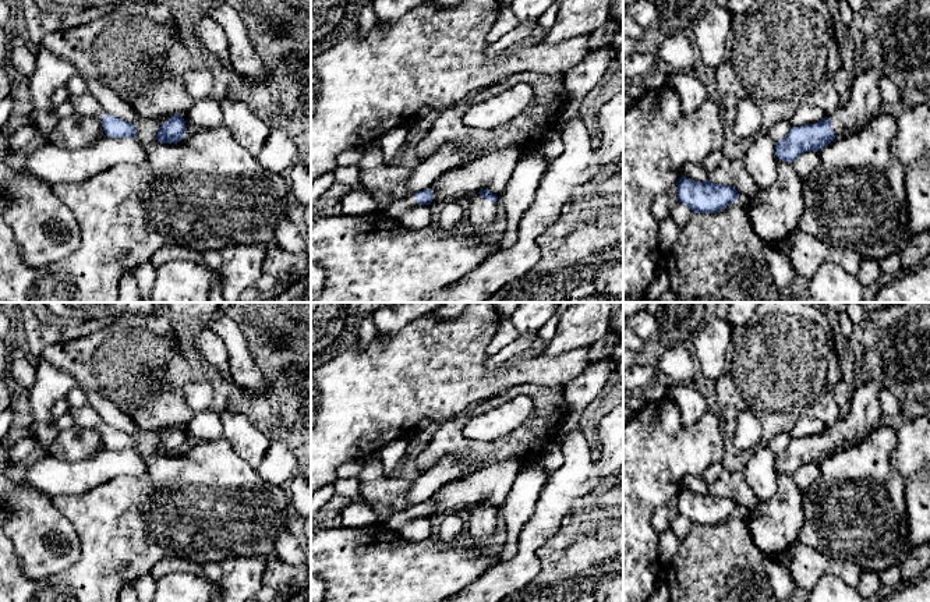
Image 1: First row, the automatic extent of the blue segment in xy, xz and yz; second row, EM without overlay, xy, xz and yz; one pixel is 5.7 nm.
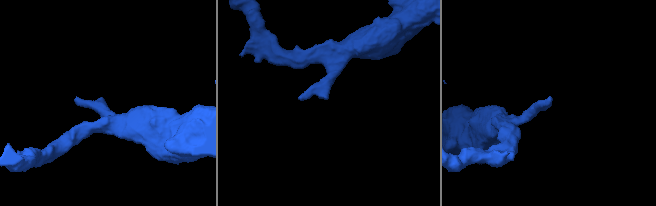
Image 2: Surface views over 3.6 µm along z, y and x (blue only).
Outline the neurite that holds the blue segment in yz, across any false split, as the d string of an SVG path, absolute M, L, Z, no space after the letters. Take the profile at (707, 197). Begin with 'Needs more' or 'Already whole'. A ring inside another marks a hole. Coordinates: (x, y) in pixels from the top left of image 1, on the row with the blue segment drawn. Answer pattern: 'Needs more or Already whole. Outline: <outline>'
Already whole. Outline: M682 176L676 185L679 202L694 213L717 213L739 198L735 187L715 184L711 180L700 183Z

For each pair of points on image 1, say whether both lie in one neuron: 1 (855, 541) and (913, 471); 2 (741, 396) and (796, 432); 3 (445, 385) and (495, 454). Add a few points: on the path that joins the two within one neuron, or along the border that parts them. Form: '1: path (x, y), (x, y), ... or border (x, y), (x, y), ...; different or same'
1: border (891, 453), (890, 463), (902, 481), (908, 516); different
2: border (824, 424), (816, 418), (802, 415), (788, 431); different
3: border (494, 396), (480, 400), (441, 424); different

